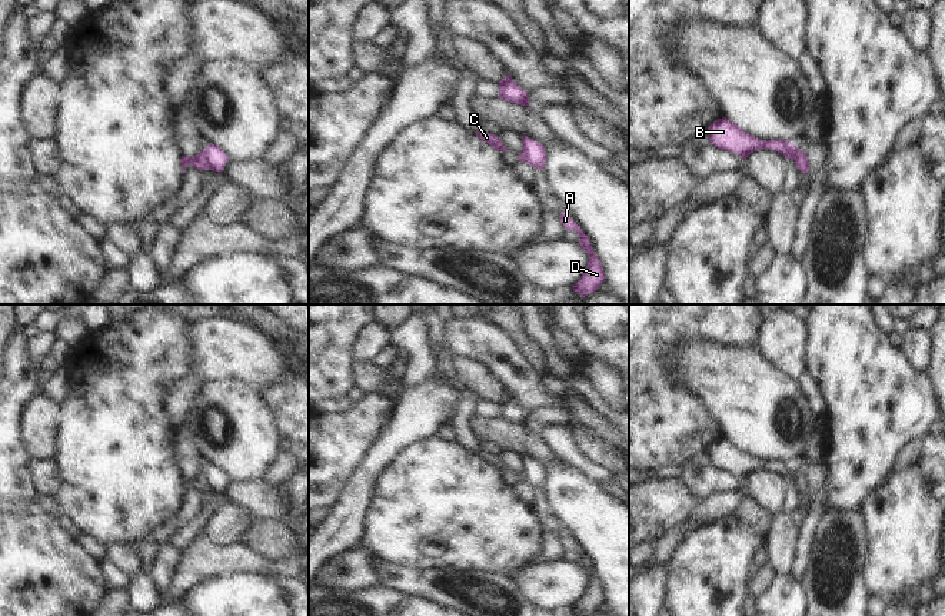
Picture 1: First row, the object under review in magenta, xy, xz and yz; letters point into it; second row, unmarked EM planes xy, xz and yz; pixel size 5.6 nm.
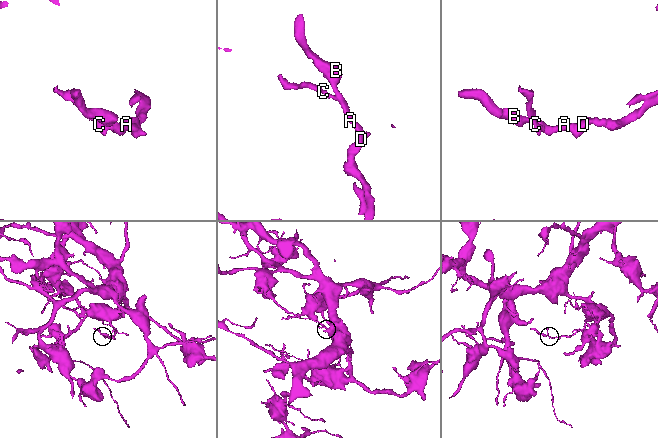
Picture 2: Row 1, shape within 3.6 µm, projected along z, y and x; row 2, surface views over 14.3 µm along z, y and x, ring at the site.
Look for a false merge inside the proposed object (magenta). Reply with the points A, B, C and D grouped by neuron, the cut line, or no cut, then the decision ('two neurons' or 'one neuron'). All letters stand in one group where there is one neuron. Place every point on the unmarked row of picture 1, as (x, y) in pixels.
A B D / C; cut in xy along (202, 472), (210, 488); two neurons

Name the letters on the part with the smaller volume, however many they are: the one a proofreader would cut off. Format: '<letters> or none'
C

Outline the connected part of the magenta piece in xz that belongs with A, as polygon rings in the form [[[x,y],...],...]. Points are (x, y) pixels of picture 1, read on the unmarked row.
[[[565,530],[559,536],[565,550],[575,550],[579,555],[579,566],[588,573],[588,586],[580,597],[580,600],[572,607],[580,616],[588,616],[598,610],[598,607],[605,603],[605,592],[600,580],[598,579],[589,557],[585,552],[570,539]]]

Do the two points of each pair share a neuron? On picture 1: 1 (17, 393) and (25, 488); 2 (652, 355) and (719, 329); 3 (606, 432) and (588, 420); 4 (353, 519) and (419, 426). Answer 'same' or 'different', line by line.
1: same
2: same
3: same
4: same

